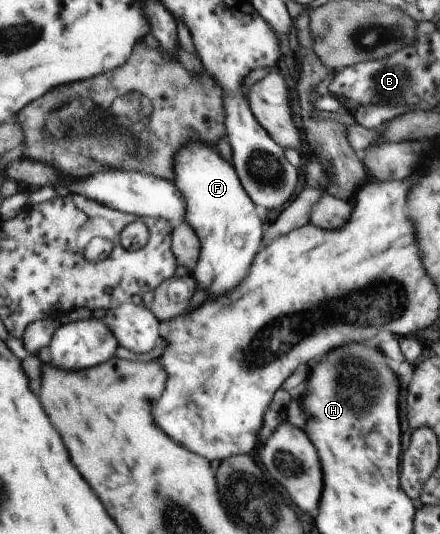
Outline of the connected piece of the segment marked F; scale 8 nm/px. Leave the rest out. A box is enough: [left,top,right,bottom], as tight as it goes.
[172,141,263,299]

